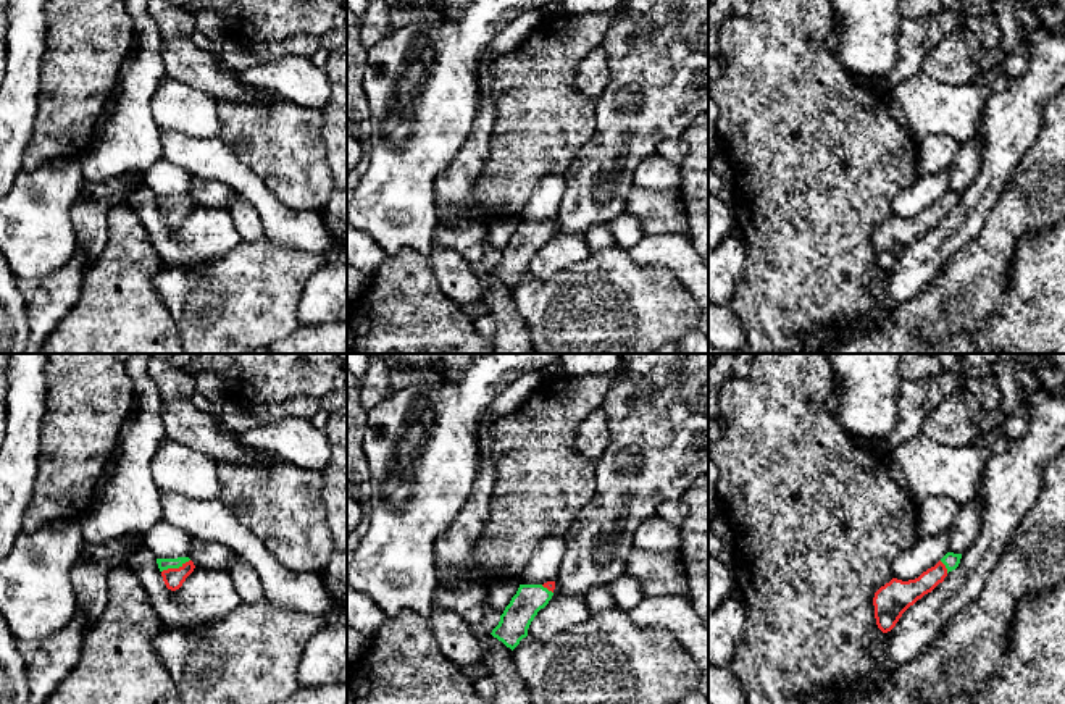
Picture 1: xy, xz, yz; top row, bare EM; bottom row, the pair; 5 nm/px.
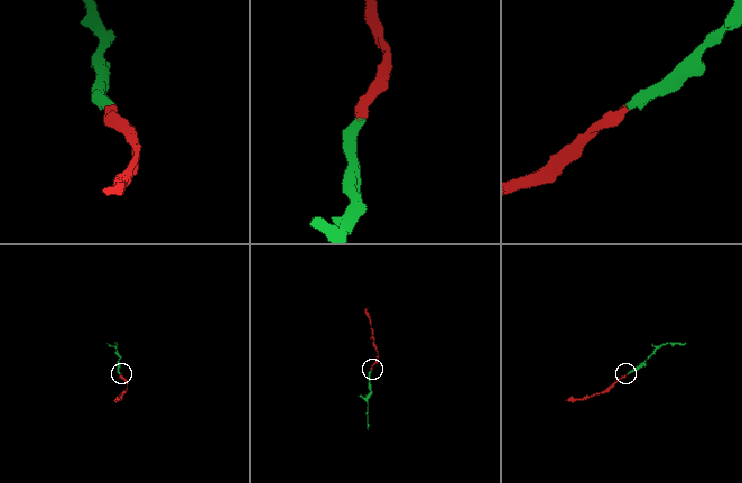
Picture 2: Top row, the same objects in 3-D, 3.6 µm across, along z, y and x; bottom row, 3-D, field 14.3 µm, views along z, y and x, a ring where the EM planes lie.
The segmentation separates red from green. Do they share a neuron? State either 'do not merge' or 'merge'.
merge

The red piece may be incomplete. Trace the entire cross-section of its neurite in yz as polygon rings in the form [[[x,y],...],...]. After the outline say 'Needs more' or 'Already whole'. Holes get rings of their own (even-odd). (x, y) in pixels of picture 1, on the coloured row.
[[[947,552],[934,567],[923,572],[918,578],[908,581],[892,578],[881,586],[873,597],[878,628],[883,633],[891,631],[910,606],[931,593],[944,581],[949,572],[958,567],[960,559],[962,554]]]. Needs more

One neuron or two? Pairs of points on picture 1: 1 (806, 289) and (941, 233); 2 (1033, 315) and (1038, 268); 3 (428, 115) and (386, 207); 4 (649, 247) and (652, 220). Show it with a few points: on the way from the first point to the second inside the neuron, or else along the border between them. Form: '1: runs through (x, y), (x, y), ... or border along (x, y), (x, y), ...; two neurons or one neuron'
1: border along (883, 272), (885, 304), (891, 309); two neurons
2: runs through (1038, 304), (1038, 280); one neuron
3: runs through (417, 138), (404, 160), (399, 184); one neuron
4: border along (644, 234), (684, 234), (688, 238); two neurons

